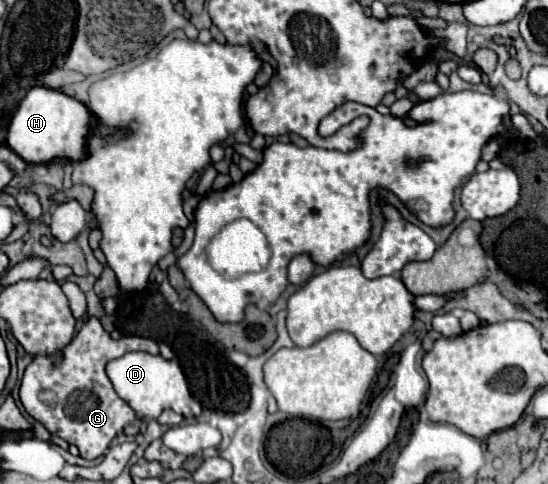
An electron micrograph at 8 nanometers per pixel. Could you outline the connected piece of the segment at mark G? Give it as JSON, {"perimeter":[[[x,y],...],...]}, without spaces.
{"perimeter":[[[66,282],[62,284],[62,290],[68,298],[72,314],[84,320],[84,324],[76,332],[72,342],[62,350],[54,366],[52,356],[36,356],[30,362],[22,378],[20,400],[26,412],[34,420],[42,422],[48,432],[58,434],[68,444],[74,444],[80,450],[82,458],[96,460],[106,452],[112,438],[136,418],[136,412],[132,412],[130,404],[126,400],[120,400],[120,396],[112,388],[112,382],[106,376],[106,364],[114,358],[124,356],[126,352],[142,350],[148,354],[160,354],[160,348],[158,342],[140,336],[124,336],[120,340],[114,340],[102,328],[96,316],[86,316],[86,298],[76,284]]]}

